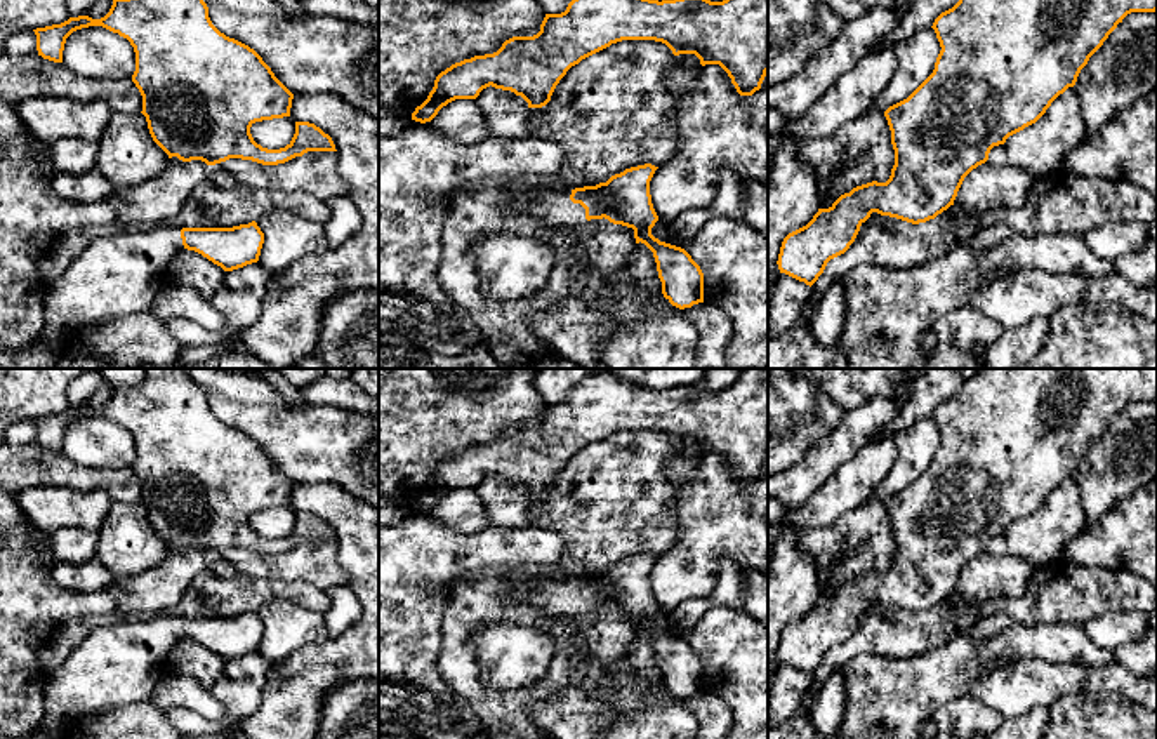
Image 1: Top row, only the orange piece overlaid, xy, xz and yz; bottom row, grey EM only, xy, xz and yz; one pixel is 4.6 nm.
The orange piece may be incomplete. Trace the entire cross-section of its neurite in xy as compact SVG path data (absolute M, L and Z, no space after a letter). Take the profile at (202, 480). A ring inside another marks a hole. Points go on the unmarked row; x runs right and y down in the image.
M146 369L141 384L113 388L109 402L101 409L78 405L33 419L38 445L63 452L66 428L89 416L118 423L134 436L132 471L142 485L141 503L153 530L169 548L202 549L207 555L241 548L278 555L307 541L337 541L332 527L309 511L295 511L295 523L285 537L268 539L254 530L250 516L255 511L290 506L294 483L254 438L226 426L212 414L207 393L186 369Z

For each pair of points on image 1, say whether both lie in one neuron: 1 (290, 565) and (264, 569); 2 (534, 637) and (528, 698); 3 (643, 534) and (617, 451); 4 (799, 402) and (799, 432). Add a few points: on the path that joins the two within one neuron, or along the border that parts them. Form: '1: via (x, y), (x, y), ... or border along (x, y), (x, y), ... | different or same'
1: via (284, 567), (271, 567) | same
2: border along (556, 652), (537, 680), (516, 689), (490, 689) | different
3: via (633, 513), (617, 498), (617, 472) | same
4: via (799, 409), (799, 425) | same

